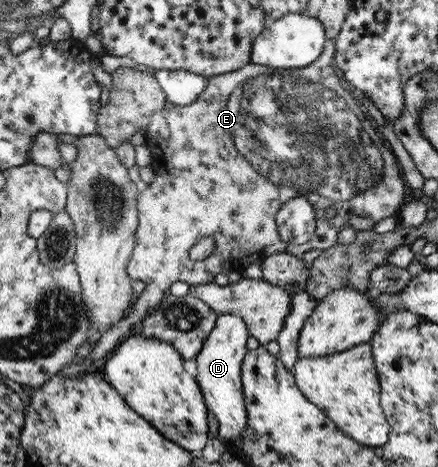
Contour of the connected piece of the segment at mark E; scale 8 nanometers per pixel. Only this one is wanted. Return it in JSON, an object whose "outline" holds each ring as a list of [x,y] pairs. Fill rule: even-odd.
{"outline":[[[333,39],[326,41],[324,51],[320,54],[320,57],[316,61],[312,62],[306,69],[282,69],[282,68],[268,68],[262,65],[254,64],[252,62],[246,64],[244,67],[220,75],[212,75],[208,77],[208,85],[206,89],[202,91],[202,95],[190,103],[190,105],[174,105],[174,103],[166,102],[160,111],[154,112],[150,121],[148,122],[146,131],[145,144],[151,149],[152,168],[155,171],[155,179],[150,186],[146,186],[146,189],[138,194],[137,210],[139,215],[139,224],[135,236],[135,245],[133,253],[131,254],[130,262],[127,266],[127,273],[131,280],[142,281],[146,284],[143,292],[136,295],[134,300],[134,307],[130,309],[126,318],[118,323],[112,325],[112,329],[105,331],[100,339],[96,342],[96,346],[88,353],[83,361],[91,363],[92,368],[95,368],[96,362],[101,361],[105,355],[110,354],[112,349],[116,347],[116,343],[120,341],[122,337],[129,336],[134,332],[139,323],[146,319],[154,309],[165,299],[169,293],[170,285],[181,281],[188,285],[202,285],[208,284],[214,281],[214,278],[218,274],[230,274],[233,272],[244,273],[253,263],[262,262],[270,255],[278,254],[279,252],[287,252],[296,257],[302,257],[305,252],[310,250],[324,251],[337,244],[338,235],[340,235],[340,229],[344,227],[352,227],[352,229],[358,229],[359,231],[372,230],[373,227],[382,219],[386,217],[394,216],[402,201],[405,201],[406,187],[402,175],[398,170],[396,164],[397,158],[393,153],[393,150],[384,146],[384,135],[379,130],[376,119],[372,119],[372,115],[368,113],[368,109],[362,104],[361,97],[358,97],[353,91],[346,89],[342,86],[342,79],[336,74],[334,55],[336,55],[336,42]],[[304,195],[307,197],[310,205],[314,207],[314,213],[316,213],[316,231],[312,236],[312,239],[308,243],[303,245],[292,247],[285,243],[280,238],[278,228],[276,225],[276,216],[278,210],[290,199]],[[328,207],[334,207],[336,214],[332,219],[326,218],[326,209]],[[204,236],[214,237],[214,252],[210,257],[205,258],[204,261],[192,261],[189,257],[190,249],[194,247],[194,244]]]}

